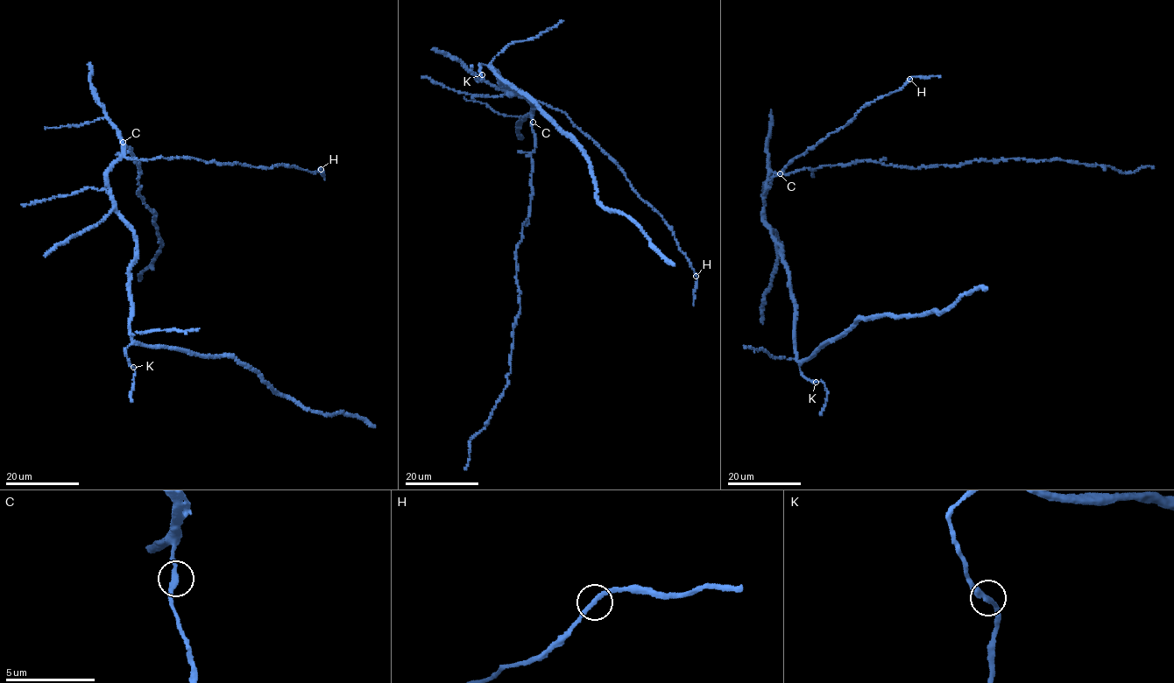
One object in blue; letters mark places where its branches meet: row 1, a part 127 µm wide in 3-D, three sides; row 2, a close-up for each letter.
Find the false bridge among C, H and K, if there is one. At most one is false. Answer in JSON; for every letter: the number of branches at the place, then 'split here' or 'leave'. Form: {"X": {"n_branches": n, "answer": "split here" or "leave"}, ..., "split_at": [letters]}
{"C": {"n_branches": 2, "answer": "leave"}, "H": {"n_branches": 2, "answer": "leave"}, "K": {"n_branches": 2, "answer": "leave"}, "split_at": []}

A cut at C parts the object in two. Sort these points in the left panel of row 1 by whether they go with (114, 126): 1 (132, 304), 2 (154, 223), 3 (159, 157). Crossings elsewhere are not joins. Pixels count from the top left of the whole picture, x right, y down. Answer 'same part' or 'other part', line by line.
1: same part
2: other part
3: same part

